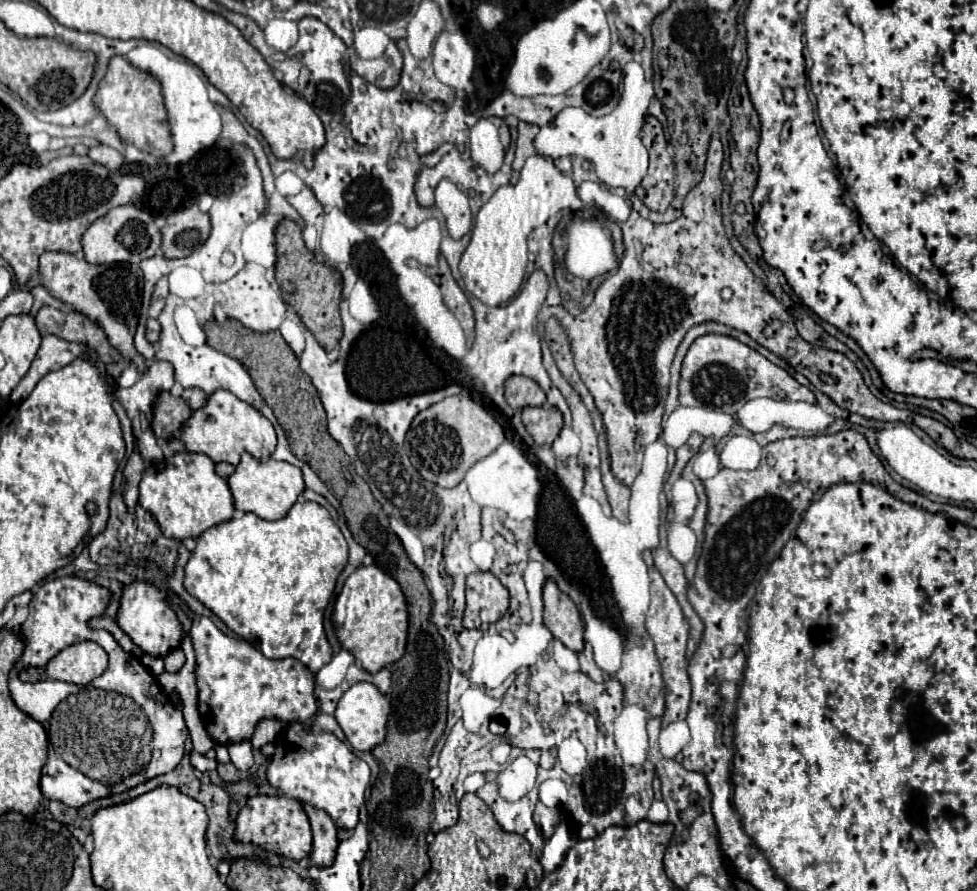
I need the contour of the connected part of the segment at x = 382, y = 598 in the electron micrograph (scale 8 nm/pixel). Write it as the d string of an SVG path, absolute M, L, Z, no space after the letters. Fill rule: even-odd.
M359 566L345 580L345 586L335 600L333 626L335 626L335 634L337 634L341 648L351 652L355 656L357 664L365 672L377 674L381 668L393 664L395 660L399 660L403 656L405 642L407 642L407 604L405 604L403 592L399 590L399 584L391 576L383 574L383 570L379 570L377 566Z

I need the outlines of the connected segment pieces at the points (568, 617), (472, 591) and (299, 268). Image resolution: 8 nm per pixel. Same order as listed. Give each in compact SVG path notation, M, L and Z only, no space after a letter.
M547 580L543 586L543 622L551 630L553 638L561 640L569 650L581 652L583 650L583 622L579 610L563 594L553 580Z
M473 572L467 576L465 628L479 628L483 622L497 622L509 608L509 592L491 572Z
M283 218L277 224L275 246L277 246L275 280L281 288L283 300L295 308L301 322L311 330L315 340L325 350L335 348L343 336L343 326L341 326L341 316L339 316L339 300L341 300L341 288L343 288L341 274L315 260L313 252L307 250L301 238L301 228L289 218Z

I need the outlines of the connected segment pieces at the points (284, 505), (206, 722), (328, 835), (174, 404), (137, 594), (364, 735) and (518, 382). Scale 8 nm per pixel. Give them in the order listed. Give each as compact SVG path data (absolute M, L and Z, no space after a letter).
M249 452L241 454L241 462L235 466L235 472L227 478L227 484L233 494L235 510L251 512L263 520L283 518L305 490L303 476L297 466L291 466L289 462L277 462L273 458L261 460L251 456Z
M195 616L193 624L187 632L193 640L195 648L195 684L197 684L197 704L199 704L199 714L203 720L203 726L207 734L213 738L217 744L235 744L249 740L253 736L255 726L263 718L271 720L283 720L283 722L305 722L311 716L317 714L317 704L315 704L315 676L295 658L283 658L283 660L269 660L265 658L257 648L253 648L245 640L229 638L223 634L207 616Z
M307 804L303 806L313 830L313 850L309 856L309 866L317 866L317 868L331 866L331 862L335 860L337 844L339 844L337 828L323 810L315 810L313 806L307 806Z
M163 390L159 392L155 404L153 404L153 422L151 428L159 440L169 440L179 426L191 416L191 408L183 398L173 396L171 392Z
M133 582L127 586L123 600L121 600L121 612L119 612L117 624L131 636L131 640L143 652L147 652L151 656L165 656L167 652L171 652L173 644L175 644L175 648L179 648L181 638L183 638L181 624L175 616L175 612L165 602L165 592L161 592L155 586L145 584L145 582Z
M359 682L353 684L339 700L337 710L335 710L335 718L339 722L339 726L343 728L349 744L355 750L373 750L377 744L381 744L385 740L385 730L387 730L387 721L389 716L389 700L385 694L379 692L377 686L369 684L369 682Z
M511 376L505 382L505 400L511 408L541 406L545 402L545 394L535 380L527 376Z

